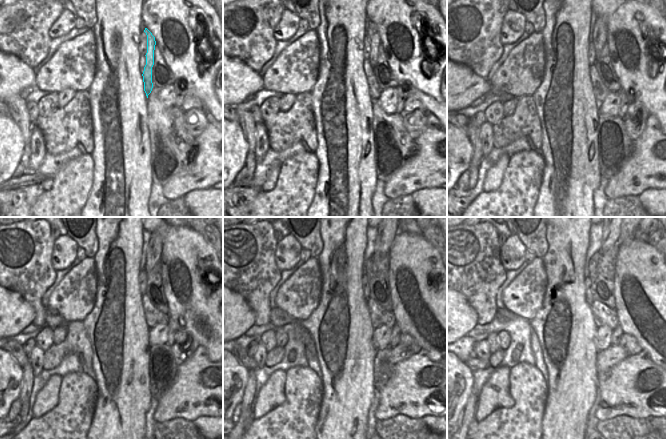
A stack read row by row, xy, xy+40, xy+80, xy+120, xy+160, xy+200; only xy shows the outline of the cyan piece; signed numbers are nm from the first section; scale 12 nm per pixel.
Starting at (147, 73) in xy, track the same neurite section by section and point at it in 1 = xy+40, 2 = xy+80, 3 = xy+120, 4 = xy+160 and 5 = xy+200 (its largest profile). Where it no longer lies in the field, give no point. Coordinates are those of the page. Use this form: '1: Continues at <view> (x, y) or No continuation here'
1: Continues at xy+40 (373, 33)
2: Continues at xy+80 (599, 38)
3: Continues at xy+120 (154, 251)
4: Continues at xy+160 (385, 237)
5: Continues at xy+200 (610, 237)

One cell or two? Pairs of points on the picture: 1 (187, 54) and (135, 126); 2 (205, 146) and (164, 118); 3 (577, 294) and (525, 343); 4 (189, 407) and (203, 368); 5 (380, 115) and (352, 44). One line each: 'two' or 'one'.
1: two
2: two
3: two
4: one
5: two

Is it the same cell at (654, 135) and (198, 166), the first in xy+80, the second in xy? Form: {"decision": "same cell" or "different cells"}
{"decision": "same cell"}

